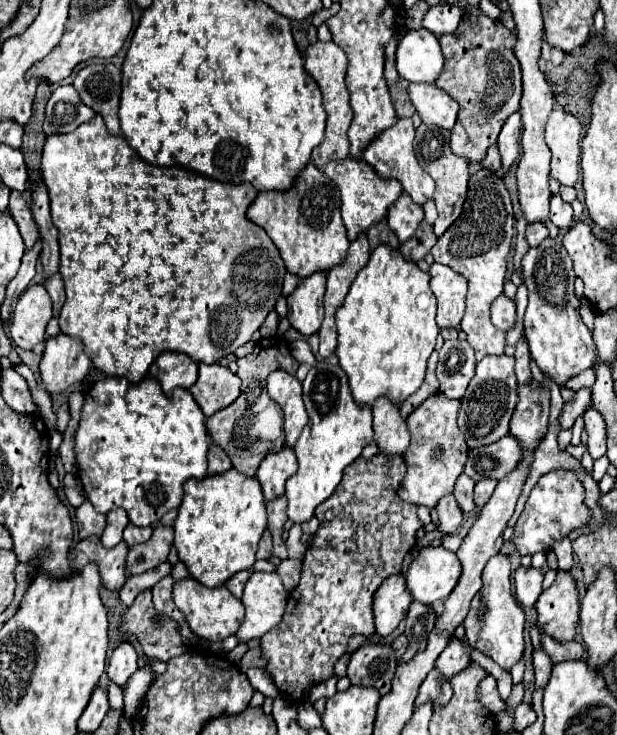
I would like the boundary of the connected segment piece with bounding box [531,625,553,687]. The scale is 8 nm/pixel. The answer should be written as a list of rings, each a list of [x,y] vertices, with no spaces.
[[[537,625],[531,627],[531,641],[533,641],[533,665],[535,665],[535,685],[545,687],[551,677],[551,659],[541,647],[541,629]]]

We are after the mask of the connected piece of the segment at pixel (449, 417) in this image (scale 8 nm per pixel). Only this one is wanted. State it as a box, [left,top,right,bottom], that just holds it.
[397,393,467,507]

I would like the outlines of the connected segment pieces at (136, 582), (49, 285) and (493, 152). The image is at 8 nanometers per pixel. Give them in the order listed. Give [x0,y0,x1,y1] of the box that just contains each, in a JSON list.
[[119,549,179,607],[43,273,65,317],[481,145,501,173]]

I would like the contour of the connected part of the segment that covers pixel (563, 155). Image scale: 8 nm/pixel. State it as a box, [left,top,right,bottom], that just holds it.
[545,107,581,185]

